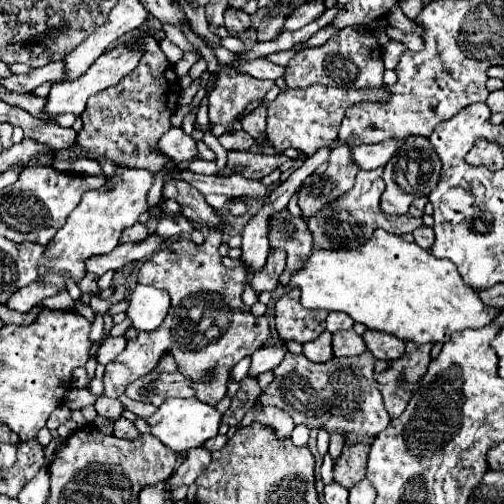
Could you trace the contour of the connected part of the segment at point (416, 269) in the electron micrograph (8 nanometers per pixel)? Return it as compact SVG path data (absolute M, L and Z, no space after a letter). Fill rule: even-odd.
M377 229L373 237L359 249L339 249L313 251L305 269L297 271L291 283L285 287L289 293L293 287L301 289L301 305L307 309L325 309L325 311L343 311L355 323L363 323L367 329L383 331L399 337L401 341L421 343L445 343L451 333L463 331L467 327L479 329L489 325L501 309L485 305L477 291L473 291L461 279L455 265L447 259L437 259L431 251L421 249L417 243L407 243L403 237L387 233L385 229Z

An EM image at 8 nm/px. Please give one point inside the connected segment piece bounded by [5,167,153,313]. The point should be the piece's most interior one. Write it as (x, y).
(94, 227)

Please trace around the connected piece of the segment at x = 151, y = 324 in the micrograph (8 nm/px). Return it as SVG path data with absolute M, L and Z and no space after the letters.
M137 283L137 287L131 291L127 301L129 307L125 315L131 321L131 327L135 327L137 331L157 329L171 307L167 291L141 283Z

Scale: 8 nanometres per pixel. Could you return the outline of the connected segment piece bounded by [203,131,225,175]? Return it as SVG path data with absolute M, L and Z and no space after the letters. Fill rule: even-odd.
M207 131L205 135L203 135L203 143L217 155L217 159L215 159L215 163L217 163L217 169L219 169L219 175L223 175L223 169L225 169L225 149L221 147L221 143L219 143L219 139L211 133L211 131Z

